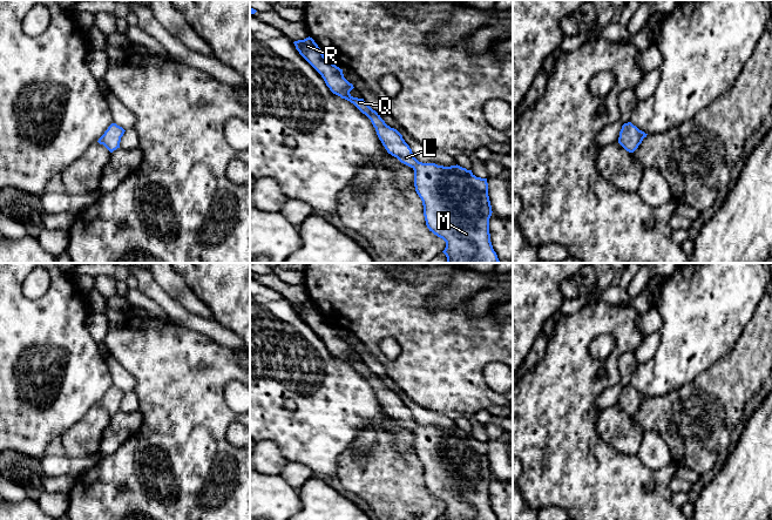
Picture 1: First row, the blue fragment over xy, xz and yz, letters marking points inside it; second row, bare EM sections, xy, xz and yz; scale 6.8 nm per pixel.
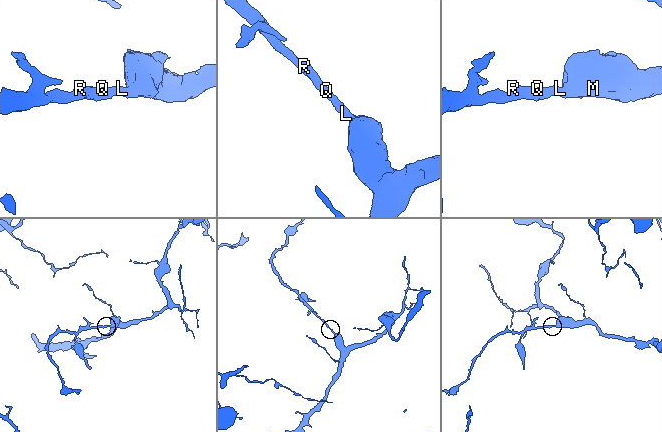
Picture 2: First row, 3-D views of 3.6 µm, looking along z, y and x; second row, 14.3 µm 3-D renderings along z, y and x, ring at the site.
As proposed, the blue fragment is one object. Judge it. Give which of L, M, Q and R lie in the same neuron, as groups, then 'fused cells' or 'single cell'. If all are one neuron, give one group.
groups L M Q R; single cell

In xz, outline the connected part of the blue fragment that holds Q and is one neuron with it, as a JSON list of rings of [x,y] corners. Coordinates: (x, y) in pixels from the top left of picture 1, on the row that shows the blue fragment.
[[[312,38],[298,40],[293,42],[299,54],[321,75],[330,90],[353,103],[363,114],[365,114],[375,128],[377,135],[388,154],[397,157],[401,163],[411,167],[414,170],[414,187],[415,191],[422,201],[424,216],[426,225],[434,235],[446,242],[446,248],[442,251],[447,257],[447,263],[500,263],[496,252],[493,249],[489,234],[489,218],[492,216],[492,205],[488,196],[487,178],[476,177],[472,170],[467,170],[460,166],[443,167],[435,163],[419,162],[409,146],[402,139],[402,135],[394,128],[385,123],[375,110],[373,110],[364,99],[353,97],[350,92],[354,88],[343,74],[343,69],[329,61],[318,45]]]

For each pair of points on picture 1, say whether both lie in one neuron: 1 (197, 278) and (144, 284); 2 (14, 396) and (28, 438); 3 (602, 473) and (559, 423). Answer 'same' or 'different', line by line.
1: different
2: same
3: same

